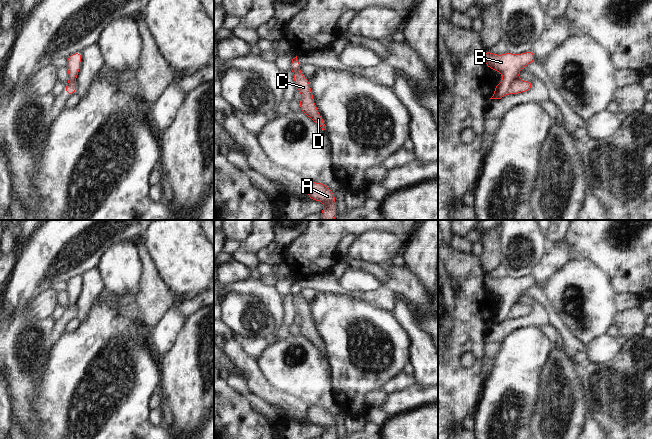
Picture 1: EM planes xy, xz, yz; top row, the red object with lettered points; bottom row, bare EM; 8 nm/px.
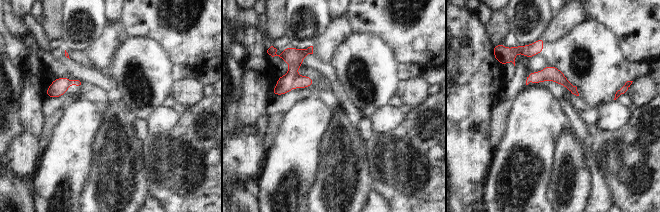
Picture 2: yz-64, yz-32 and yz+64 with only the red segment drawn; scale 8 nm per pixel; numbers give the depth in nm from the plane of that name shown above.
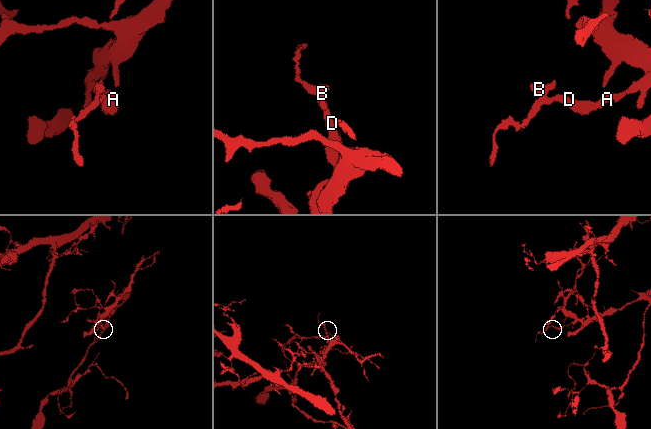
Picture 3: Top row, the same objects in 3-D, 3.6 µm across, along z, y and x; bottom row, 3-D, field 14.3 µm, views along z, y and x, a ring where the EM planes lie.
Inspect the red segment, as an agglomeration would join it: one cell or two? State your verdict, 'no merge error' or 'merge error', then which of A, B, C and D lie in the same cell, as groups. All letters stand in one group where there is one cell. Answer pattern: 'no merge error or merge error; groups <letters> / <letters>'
merge error; groups A C D / B

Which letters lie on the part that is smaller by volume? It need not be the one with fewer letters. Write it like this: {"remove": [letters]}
{"remove": ["B"]}

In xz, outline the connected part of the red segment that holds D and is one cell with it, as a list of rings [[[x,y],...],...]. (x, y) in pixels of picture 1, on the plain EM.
[[[300,294],[293,295],[293,300],[296,313],[302,318],[300,323],[300,334],[318,348],[322,354],[325,354],[324,343],[320,340],[314,327],[310,305],[304,301]]]

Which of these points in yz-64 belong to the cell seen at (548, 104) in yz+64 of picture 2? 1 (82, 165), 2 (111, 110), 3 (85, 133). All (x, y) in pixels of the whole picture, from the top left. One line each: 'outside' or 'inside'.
1: inside
2: outside
3: inside

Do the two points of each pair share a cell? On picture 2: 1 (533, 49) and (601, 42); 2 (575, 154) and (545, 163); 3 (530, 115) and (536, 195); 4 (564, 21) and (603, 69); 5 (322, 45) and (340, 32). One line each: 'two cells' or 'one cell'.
1: one cell
2: two cells
3: one cell
4: two cells
5: one cell

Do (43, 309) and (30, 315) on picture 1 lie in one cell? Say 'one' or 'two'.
one

